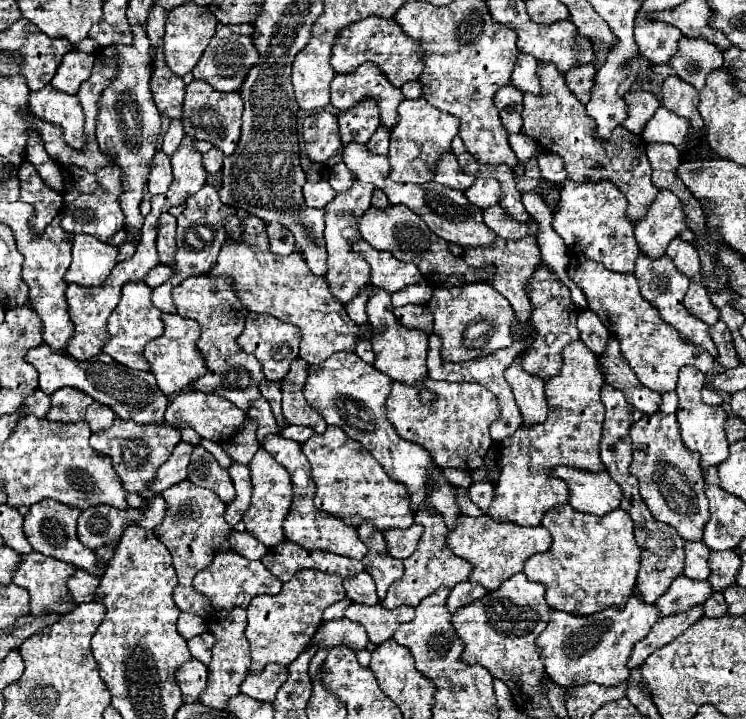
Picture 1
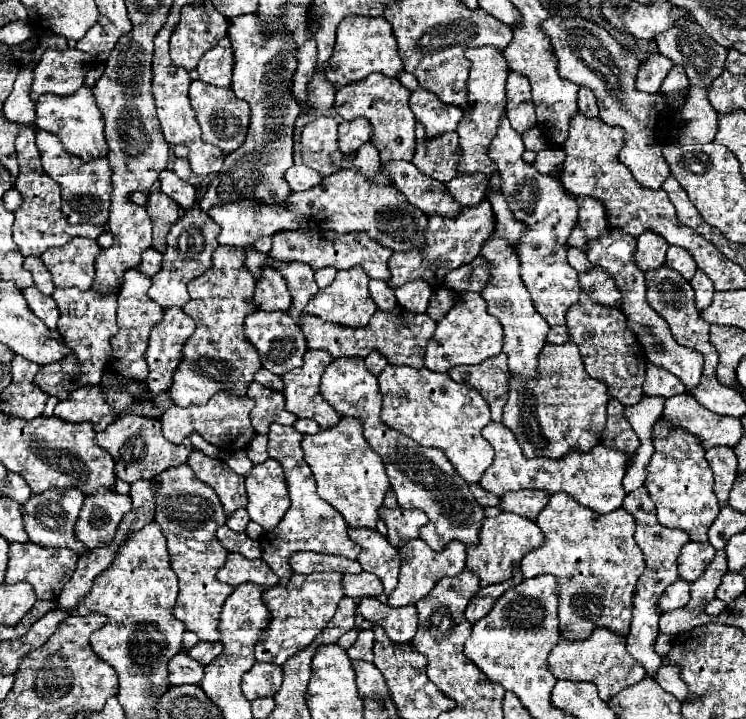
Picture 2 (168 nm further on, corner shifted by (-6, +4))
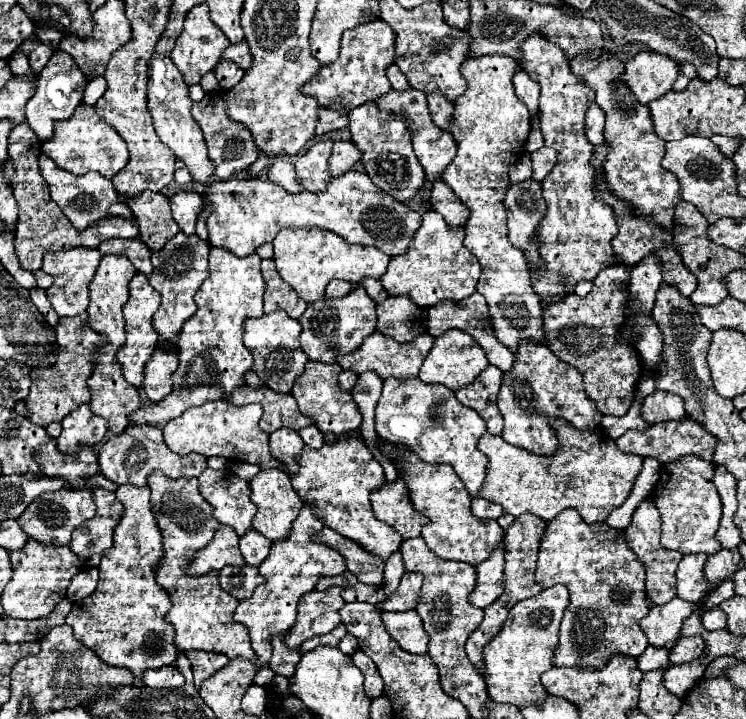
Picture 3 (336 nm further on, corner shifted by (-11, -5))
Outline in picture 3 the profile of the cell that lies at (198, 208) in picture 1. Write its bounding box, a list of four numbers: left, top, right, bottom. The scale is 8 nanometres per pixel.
[149,232,209,340]

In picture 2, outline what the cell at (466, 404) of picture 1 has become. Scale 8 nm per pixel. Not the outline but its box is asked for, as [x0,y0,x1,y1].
[378,365,494,483]

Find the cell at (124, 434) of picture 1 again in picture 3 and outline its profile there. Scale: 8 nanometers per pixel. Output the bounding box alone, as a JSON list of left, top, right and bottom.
[99,422,207,486]

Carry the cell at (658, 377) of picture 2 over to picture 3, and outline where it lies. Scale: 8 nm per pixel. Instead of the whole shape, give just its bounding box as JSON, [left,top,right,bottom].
[641,392,685,424]

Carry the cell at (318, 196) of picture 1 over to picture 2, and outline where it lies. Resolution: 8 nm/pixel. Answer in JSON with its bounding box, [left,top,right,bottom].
[286,165,322,191]

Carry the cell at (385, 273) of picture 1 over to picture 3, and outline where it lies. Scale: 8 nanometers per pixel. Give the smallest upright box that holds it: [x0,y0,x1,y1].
[275,228,389,302]

